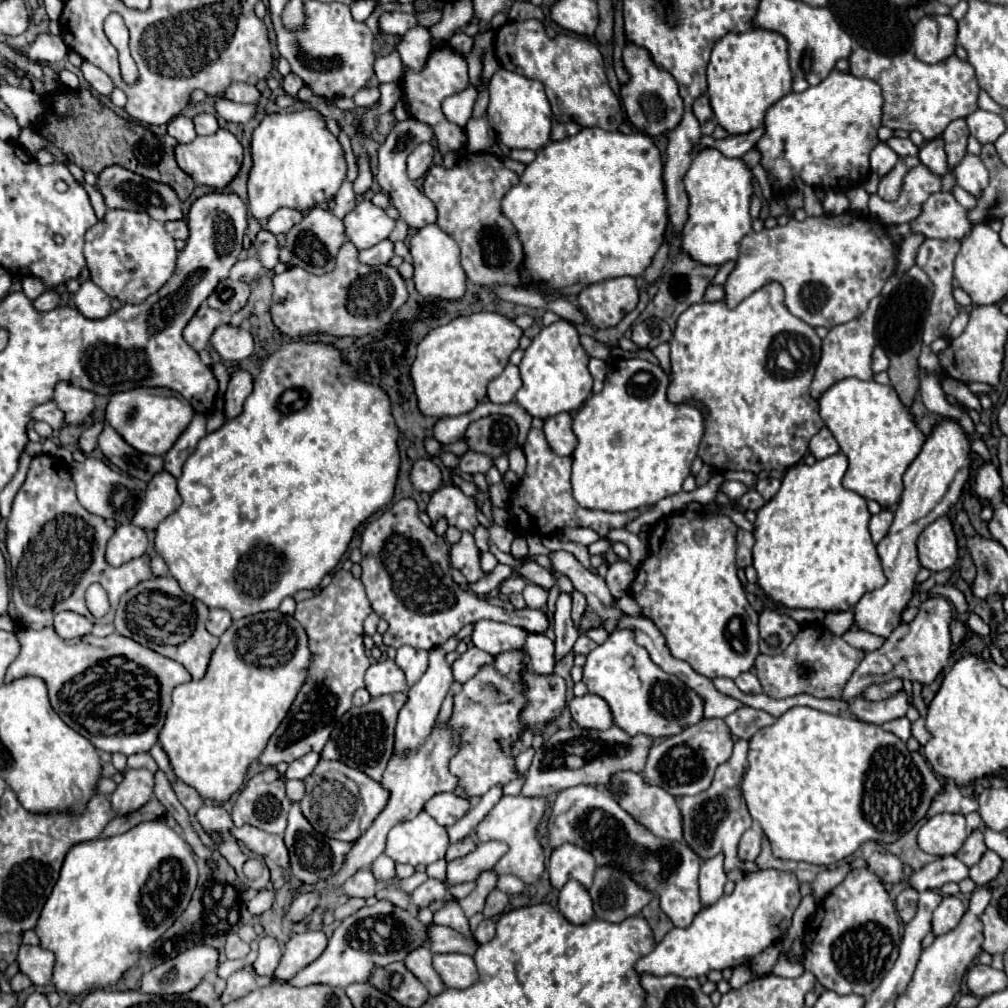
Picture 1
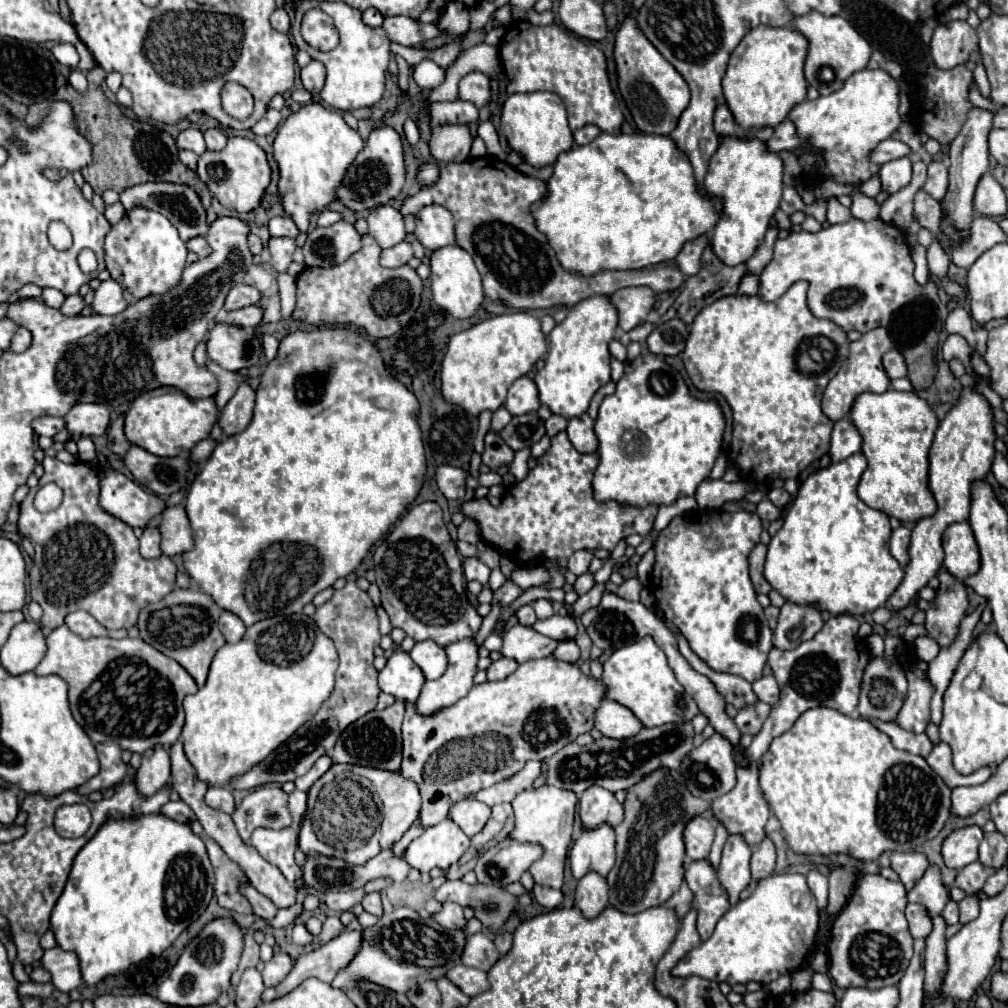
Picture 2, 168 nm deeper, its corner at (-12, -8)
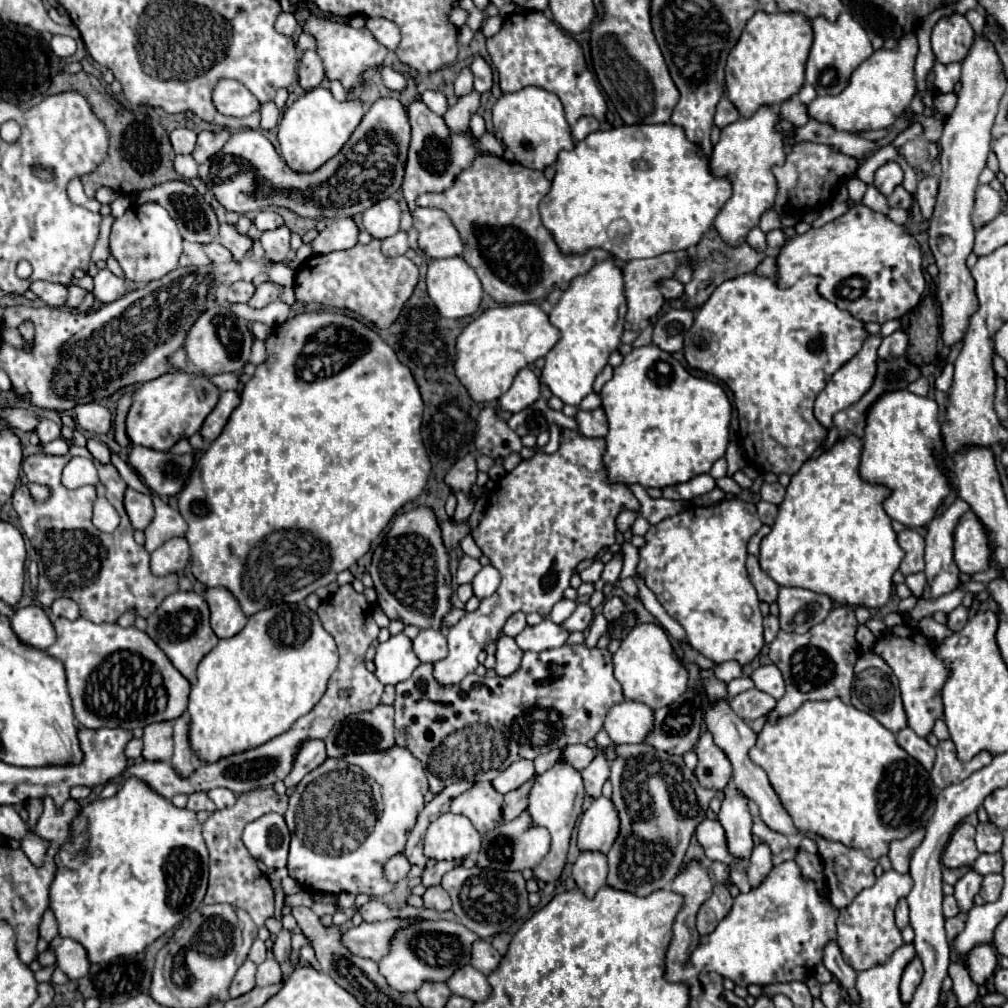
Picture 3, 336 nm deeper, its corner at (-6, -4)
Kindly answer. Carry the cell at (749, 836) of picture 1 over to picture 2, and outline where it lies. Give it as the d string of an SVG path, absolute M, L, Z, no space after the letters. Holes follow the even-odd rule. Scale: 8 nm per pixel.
M765 838L759 846L755 846L751 856L751 876L753 880L761 880L771 876L775 870L775 846L769 838Z

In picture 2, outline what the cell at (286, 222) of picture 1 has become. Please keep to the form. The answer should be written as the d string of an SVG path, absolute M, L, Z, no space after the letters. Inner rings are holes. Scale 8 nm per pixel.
M287 216L271 218L269 220L269 232L271 232L271 236L285 236L285 238L293 238L293 240L299 236L297 224Z

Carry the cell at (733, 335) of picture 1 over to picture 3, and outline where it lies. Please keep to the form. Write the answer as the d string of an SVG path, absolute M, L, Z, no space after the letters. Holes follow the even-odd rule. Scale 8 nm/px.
M755 272L741 274L715 288L709 300L697 310L691 330L707 330L715 336L719 346L713 356L693 356L691 350L687 350L685 358L689 366L713 374L733 390L735 406L739 410L739 432L745 458L749 464L761 464L765 472L785 472L793 476L819 448L827 436L827 430L815 420L813 402L831 380L831 370L835 374L861 350L861 344L869 338L869 332L861 320L853 318L845 310L839 310L833 302L825 300L817 292L819 280L819 276L805 276L789 288L779 288L775 278L759 276Z

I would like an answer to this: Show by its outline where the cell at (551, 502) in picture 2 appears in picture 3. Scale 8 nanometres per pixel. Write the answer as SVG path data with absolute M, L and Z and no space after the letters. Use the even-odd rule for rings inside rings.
M561 430L561 446L557 452L535 452L533 458L523 460L515 470L507 472L499 480L489 502L491 508L487 508L483 520L473 530L473 540L491 560L491 564L501 572L501 584L493 596L481 600L475 612L465 612L459 624L447 632L449 654L435 664L433 672L441 684L459 684L467 674L475 672L479 666L479 652L499 638L505 620L515 612L539 612L541 616L547 616L551 608L563 600L563 592L569 588L569 580L575 574L577 564L585 558L597 556L603 546L611 546L615 542L617 514L623 510L639 510L637 498L625 484L607 482L605 464L601 464L603 454L603 438L583 438L573 430Z

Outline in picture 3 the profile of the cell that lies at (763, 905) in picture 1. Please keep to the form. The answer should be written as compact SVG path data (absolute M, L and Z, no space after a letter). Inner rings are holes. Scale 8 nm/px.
M789 860L775 866L761 886L753 888L747 894L739 894L733 902L729 916L723 922L719 922L715 932L701 936L697 950L691 954L689 960L697 968L719 972L721 976L733 980L739 986L767 986L795 980L805 982L813 974L813 970L823 962L825 946L837 940L837 912L839 910L833 908L829 898L819 892L817 884L809 878L803 878L801 868Z

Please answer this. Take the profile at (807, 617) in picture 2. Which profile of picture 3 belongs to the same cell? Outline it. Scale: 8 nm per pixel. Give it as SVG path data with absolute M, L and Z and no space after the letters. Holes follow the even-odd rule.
M781 588L777 604L781 610L781 630L797 634L821 624L821 620L825 620L825 616L833 610L833 600L829 596L805 588Z

